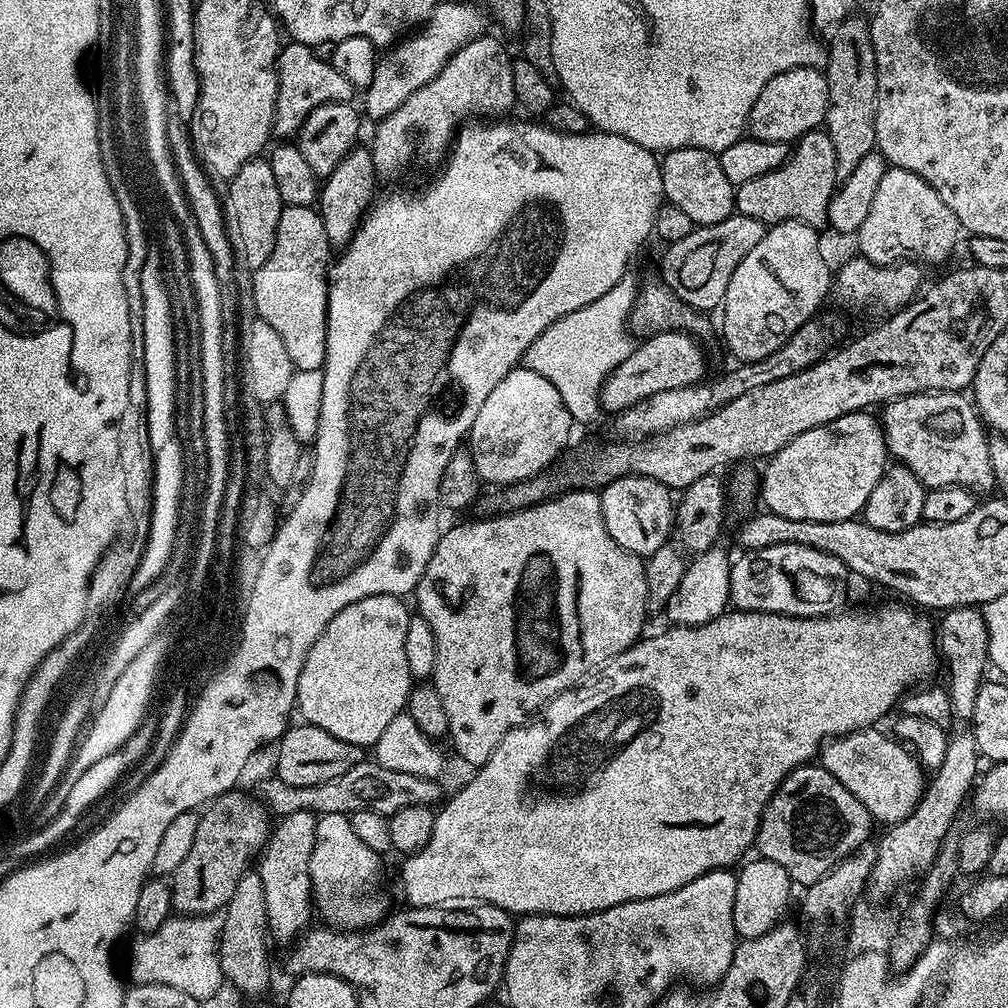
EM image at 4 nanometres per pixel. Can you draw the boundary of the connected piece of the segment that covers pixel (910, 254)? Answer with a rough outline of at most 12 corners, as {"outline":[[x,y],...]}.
{"outline":[[890,166],[854,240],[875,264],[942,263],[962,229]]}

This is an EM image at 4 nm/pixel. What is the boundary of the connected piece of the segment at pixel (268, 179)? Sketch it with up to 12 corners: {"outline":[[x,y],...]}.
{"outline":[[267,159],[251,160],[222,196],[241,269],[274,250],[285,208]]}

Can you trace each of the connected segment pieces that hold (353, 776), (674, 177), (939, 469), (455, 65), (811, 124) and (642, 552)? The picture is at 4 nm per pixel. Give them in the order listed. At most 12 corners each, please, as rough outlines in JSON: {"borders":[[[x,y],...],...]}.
{"borders":[[[361,760],[330,782],[292,787],[275,776],[258,793],[278,818],[358,810],[390,817],[431,807],[436,780]],[[674,148],[660,160],[665,201],[693,225],[736,212],[719,155]],[[960,392],[883,405],[889,457],[925,489],[991,493],[989,433]],[[485,34],[375,125],[377,177],[439,165],[452,127],[516,104]],[[820,68],[766,82],[746,132],[795,142],[824,124],[830,90]],[[645,476],[598,495],[606,530],[647,558],[674,532],[674,496]]]}

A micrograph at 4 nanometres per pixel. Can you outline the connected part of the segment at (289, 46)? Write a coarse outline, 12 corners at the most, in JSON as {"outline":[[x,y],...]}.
{"outline":[[288,42],[274,132],[292,138],[310,110],[348,102],[354,89],[307,44]]}

